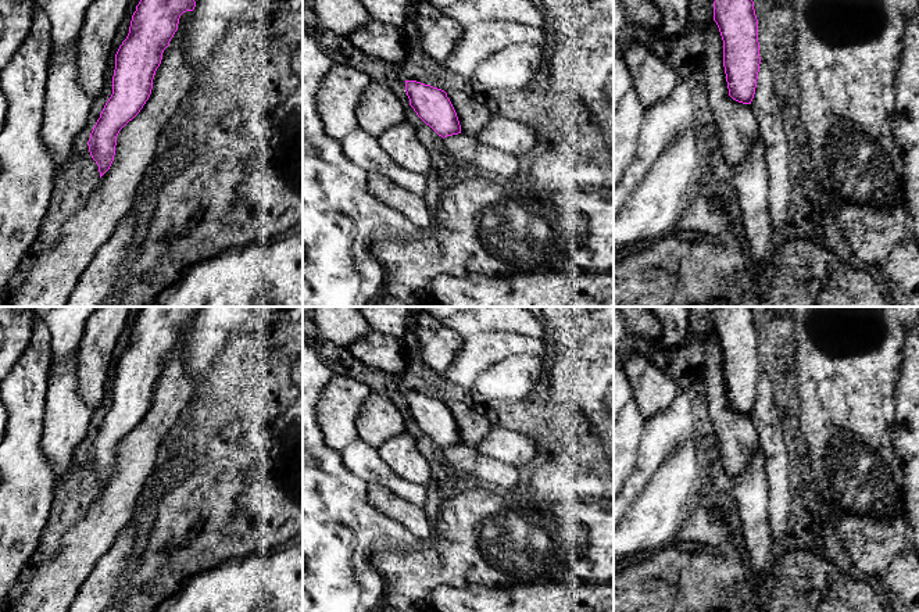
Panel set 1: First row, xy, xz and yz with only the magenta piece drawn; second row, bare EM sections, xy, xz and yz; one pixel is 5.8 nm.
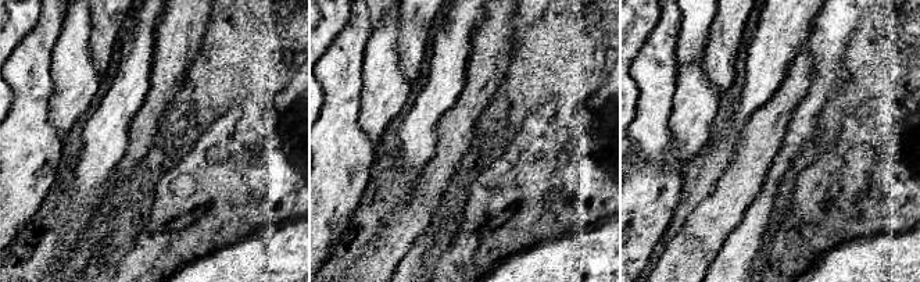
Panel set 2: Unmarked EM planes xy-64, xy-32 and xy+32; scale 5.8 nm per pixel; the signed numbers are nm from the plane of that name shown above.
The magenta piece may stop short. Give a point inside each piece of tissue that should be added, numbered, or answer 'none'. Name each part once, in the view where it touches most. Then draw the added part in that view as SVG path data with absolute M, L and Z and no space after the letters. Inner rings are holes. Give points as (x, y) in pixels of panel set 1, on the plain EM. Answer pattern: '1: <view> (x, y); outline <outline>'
none

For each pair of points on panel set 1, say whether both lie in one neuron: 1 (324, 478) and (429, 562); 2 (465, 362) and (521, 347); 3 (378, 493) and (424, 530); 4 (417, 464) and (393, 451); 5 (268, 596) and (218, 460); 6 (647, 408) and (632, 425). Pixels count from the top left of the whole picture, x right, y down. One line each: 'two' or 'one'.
1: two
2: one
3: one
4: one
5: one
6: two

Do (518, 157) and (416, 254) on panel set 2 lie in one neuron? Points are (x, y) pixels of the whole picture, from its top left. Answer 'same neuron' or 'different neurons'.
different neurons

